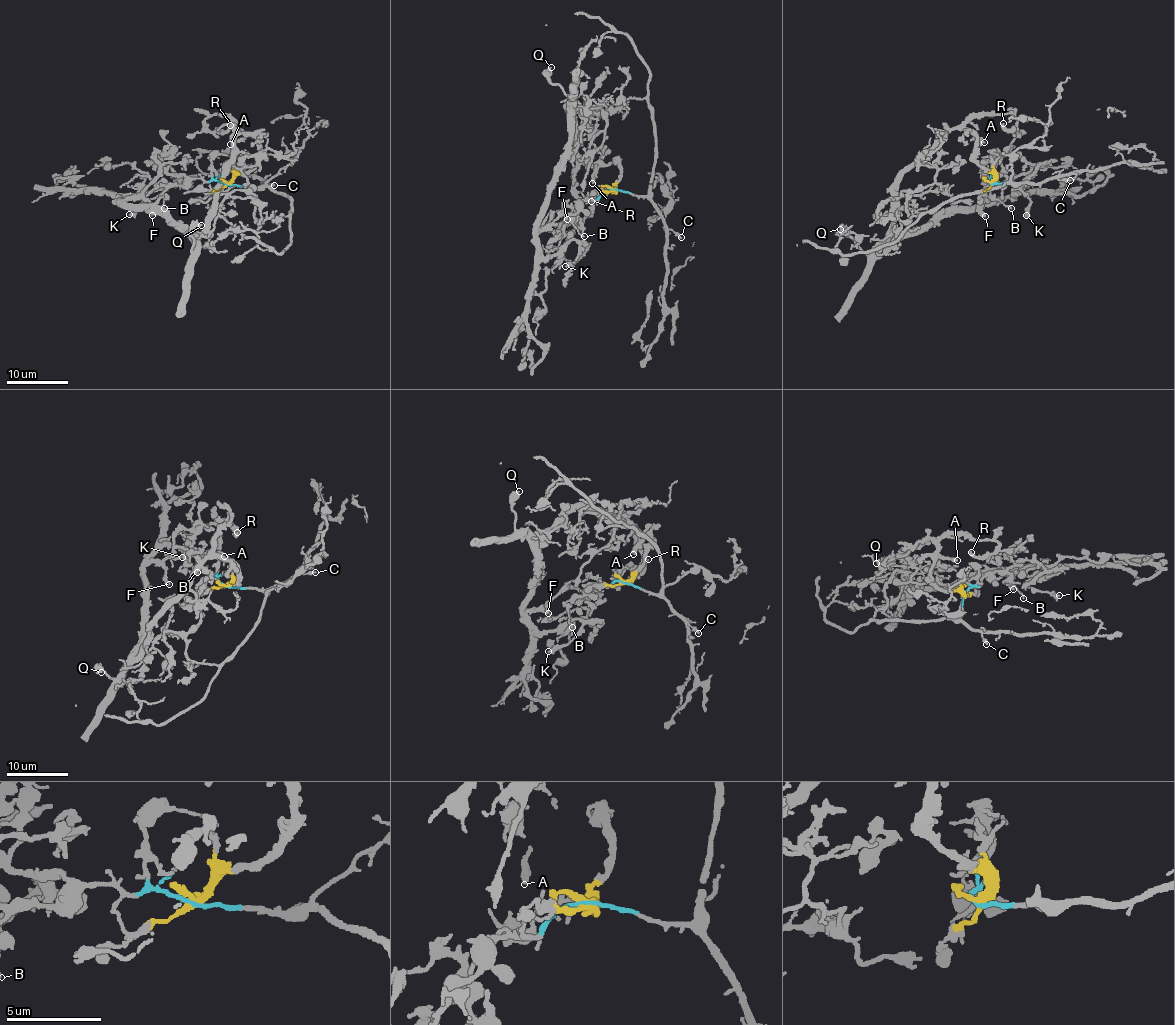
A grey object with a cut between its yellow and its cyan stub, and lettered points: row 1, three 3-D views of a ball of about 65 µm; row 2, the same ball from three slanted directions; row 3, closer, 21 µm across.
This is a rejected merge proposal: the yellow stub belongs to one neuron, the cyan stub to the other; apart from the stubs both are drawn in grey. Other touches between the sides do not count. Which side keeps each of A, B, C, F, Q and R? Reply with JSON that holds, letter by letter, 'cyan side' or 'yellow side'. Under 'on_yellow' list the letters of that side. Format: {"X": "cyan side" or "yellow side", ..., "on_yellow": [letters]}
{"A": "yellow side", "B": "cyan side", "C": "cyan side", "F": "yellow side", "Q": "yellow side", "R": "yellow side", "on_yellow": ["A", "F", "Q", "R"]}

